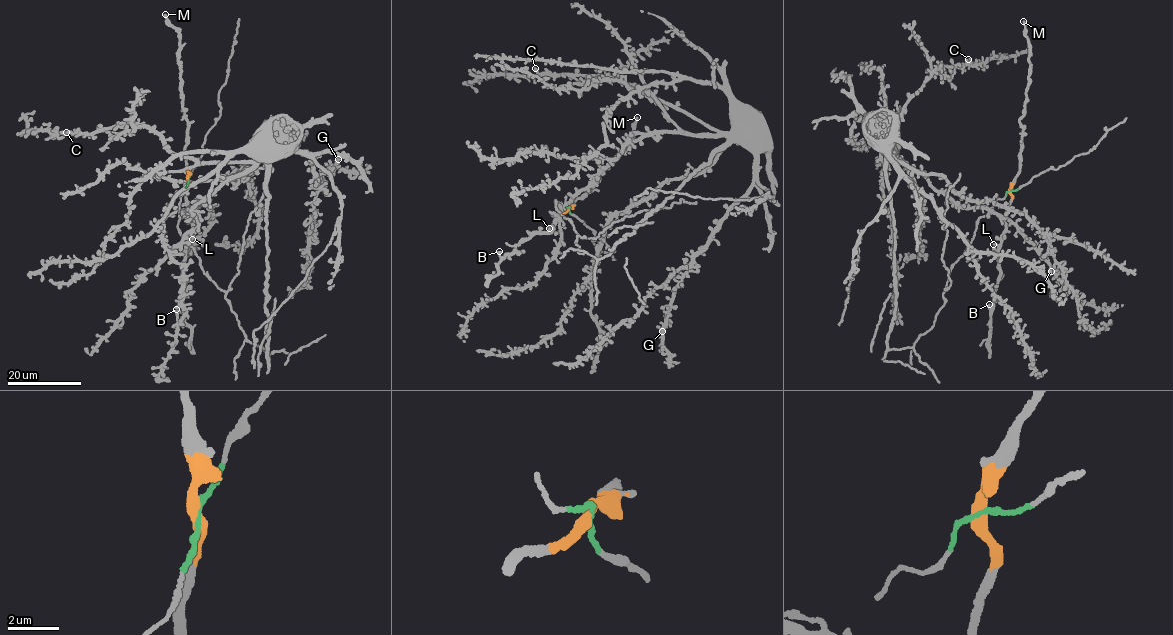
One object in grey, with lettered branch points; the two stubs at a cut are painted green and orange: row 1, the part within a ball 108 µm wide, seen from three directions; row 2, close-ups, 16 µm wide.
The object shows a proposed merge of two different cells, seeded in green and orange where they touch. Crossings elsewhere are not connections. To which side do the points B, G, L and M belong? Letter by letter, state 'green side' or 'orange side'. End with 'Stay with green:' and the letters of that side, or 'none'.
B: orange side
G: green side
L: orange side
M: orange side
Stay with green: G

